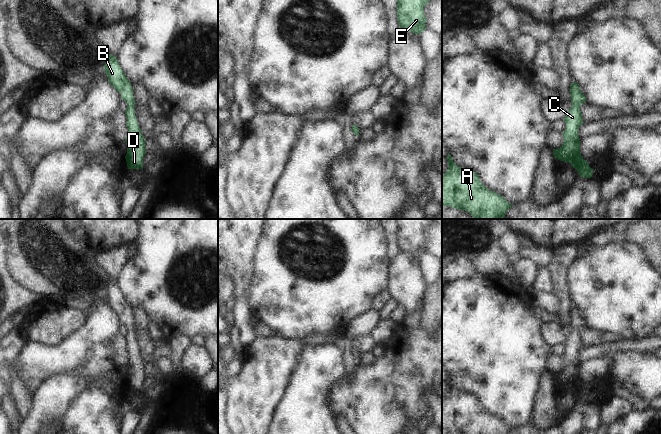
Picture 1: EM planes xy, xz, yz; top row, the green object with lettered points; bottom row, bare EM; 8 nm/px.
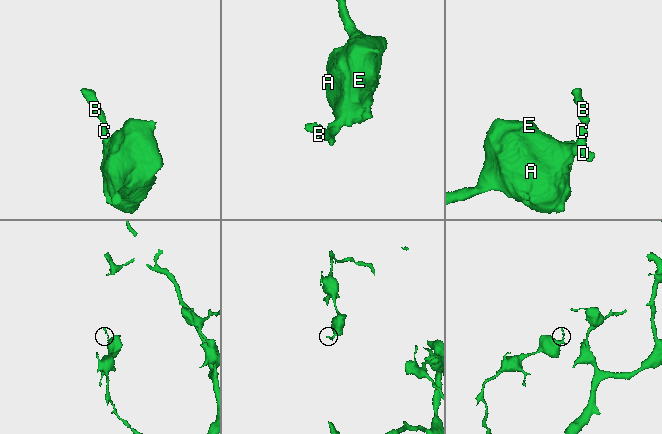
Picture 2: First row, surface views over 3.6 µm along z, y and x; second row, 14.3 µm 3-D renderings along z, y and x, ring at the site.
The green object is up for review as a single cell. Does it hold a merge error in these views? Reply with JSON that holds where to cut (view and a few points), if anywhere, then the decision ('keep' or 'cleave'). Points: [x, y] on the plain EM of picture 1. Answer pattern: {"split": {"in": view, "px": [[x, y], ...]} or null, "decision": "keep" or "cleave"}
{"split": null, "decision": "keep"}

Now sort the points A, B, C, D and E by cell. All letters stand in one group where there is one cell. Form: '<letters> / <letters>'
A B C D E

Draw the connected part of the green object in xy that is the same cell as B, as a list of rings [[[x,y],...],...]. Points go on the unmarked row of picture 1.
[[[109,278],[105,285],[104,293],[109,307],[117,316],[121,317],[121,322],[128,330],[125,335],[128,352],[128,359],[125,361],[127,368],[127,378],[125,380],[127,391],[128,393],[143,393],[143,382],[146,377],[145,362],[135,340],[135,323],[131,306],[125,300],[117,285],[117,281],[111,278]]]

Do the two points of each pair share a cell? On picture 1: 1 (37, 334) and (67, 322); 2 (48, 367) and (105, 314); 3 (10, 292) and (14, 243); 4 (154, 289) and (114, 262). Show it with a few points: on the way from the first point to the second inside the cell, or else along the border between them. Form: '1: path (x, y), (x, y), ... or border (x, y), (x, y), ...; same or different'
1: path (44, 327), (50, 322), (60, 322); same
2: path (62, 358), (92, 328); same
3: border (10, 272), (20, 284), (29, 290); different
4: border (129, 257), (116, 280); different

